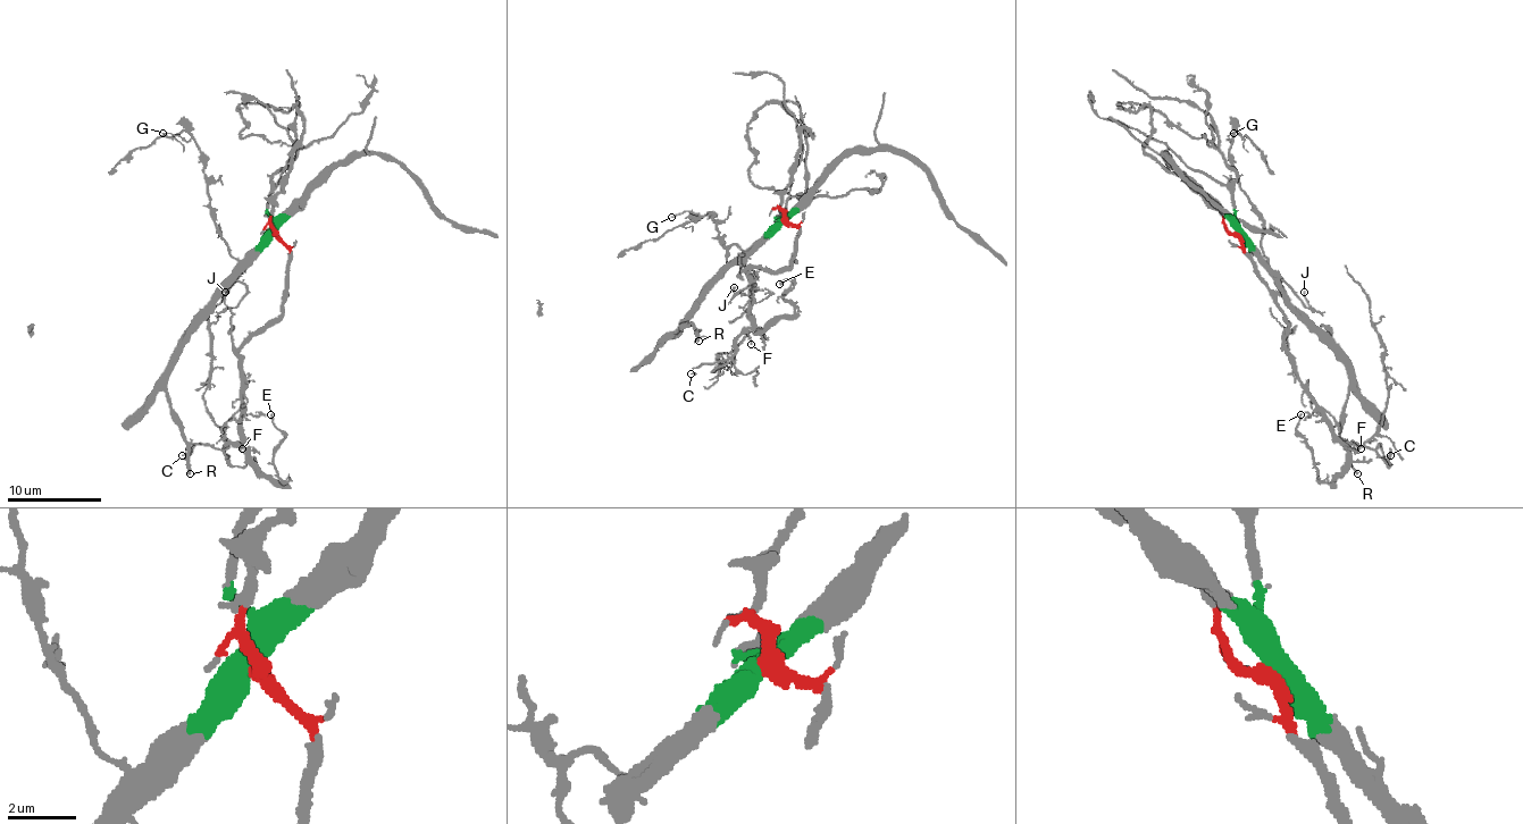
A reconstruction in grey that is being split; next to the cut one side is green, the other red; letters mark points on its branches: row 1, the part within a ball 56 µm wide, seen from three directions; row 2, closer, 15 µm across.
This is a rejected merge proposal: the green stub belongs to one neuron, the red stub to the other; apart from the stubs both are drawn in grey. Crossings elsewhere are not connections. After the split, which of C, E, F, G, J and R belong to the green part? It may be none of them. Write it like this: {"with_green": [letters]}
{"with_green": ["G", "J", "R"]}

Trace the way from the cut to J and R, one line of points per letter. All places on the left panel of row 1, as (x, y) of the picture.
J: (273, 233), (273, 240), (237, 275), (247, 294), (233, 308), (226, 305), (226, 292)
R: (273, 233), (235, 277), (214, 310), (189, 336), (169, 371), (167, 395), (181, 437), (189, 446), (191, 474)

